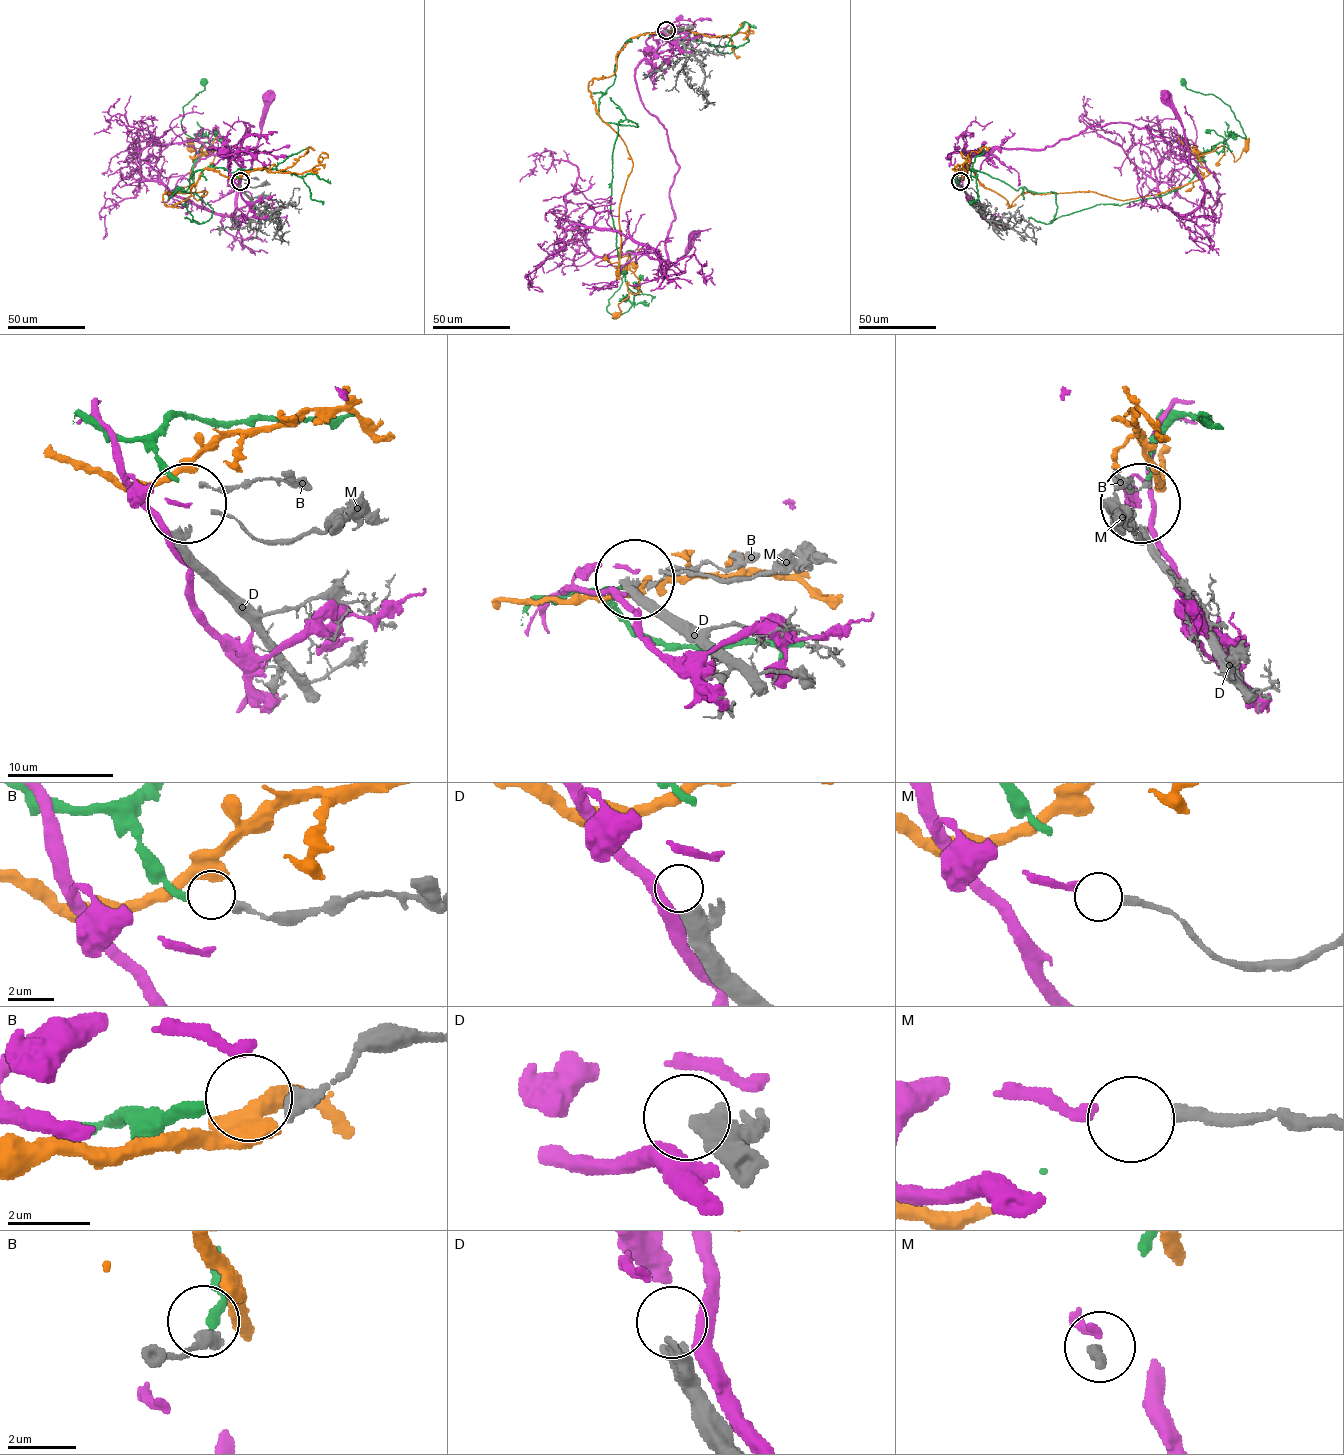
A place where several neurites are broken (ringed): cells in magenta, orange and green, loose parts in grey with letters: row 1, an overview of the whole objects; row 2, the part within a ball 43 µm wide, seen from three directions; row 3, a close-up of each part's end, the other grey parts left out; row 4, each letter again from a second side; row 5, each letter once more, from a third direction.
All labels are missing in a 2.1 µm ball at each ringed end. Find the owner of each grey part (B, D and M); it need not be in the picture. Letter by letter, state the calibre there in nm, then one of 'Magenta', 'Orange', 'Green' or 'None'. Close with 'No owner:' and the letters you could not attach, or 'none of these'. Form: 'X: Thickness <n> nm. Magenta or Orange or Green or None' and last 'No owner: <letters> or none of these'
B: Thickness 400 nm. Green
D: Thickness 550 nm. None
M: Thickness 360 nm. Magenta
No owner: D

